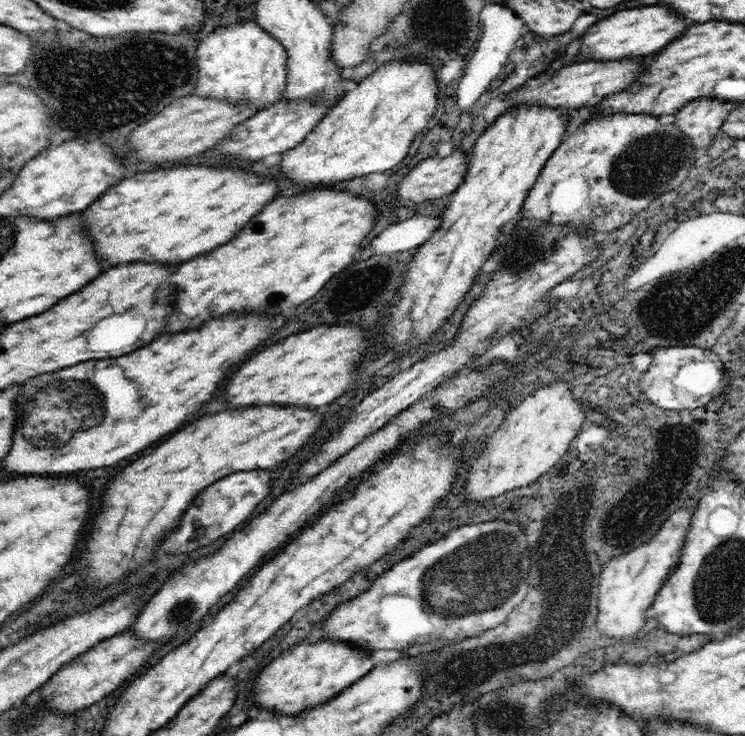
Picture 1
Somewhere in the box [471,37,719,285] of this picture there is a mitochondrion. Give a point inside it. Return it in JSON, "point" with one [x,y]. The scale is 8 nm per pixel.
{"point":[635,171]}

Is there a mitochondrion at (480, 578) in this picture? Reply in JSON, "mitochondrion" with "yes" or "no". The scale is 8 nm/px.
{"mitochondrion":"yes"}

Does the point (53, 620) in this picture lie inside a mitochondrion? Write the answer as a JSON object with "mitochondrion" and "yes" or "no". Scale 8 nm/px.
{"mitochondrion":"no"}

